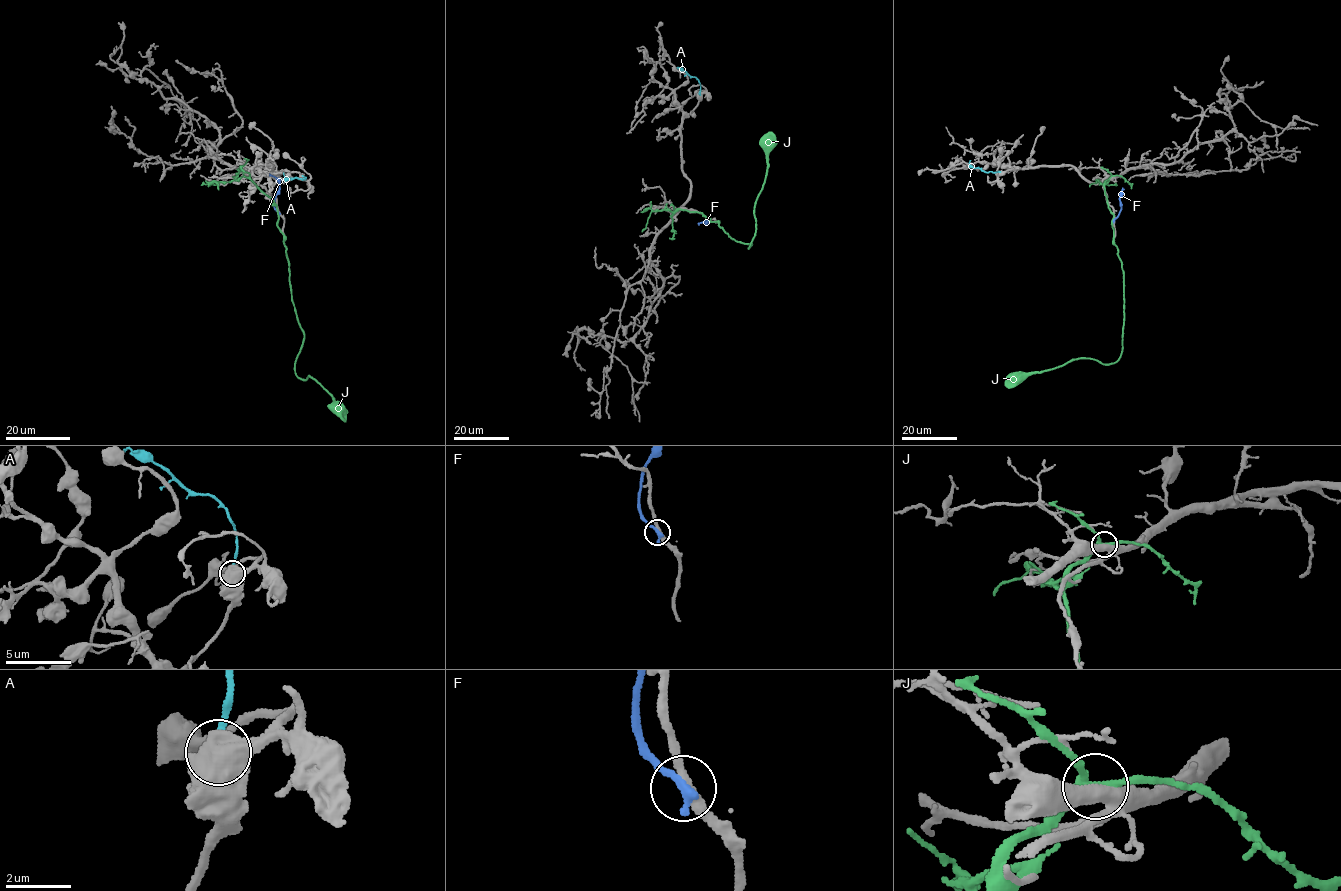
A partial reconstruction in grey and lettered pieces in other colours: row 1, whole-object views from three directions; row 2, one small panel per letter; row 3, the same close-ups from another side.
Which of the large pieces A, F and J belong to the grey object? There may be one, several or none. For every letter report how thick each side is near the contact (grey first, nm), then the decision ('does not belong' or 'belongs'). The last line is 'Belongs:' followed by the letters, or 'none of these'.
A: 900 nm thick on the grey side, 240 nm on the other; does not belong
F: 320 nm thick on the grey side, 320 nm on the other; does not belong
J: 400 nm thick on the grey side, 240 nm on the other; does not belong
Belongs: none of these

